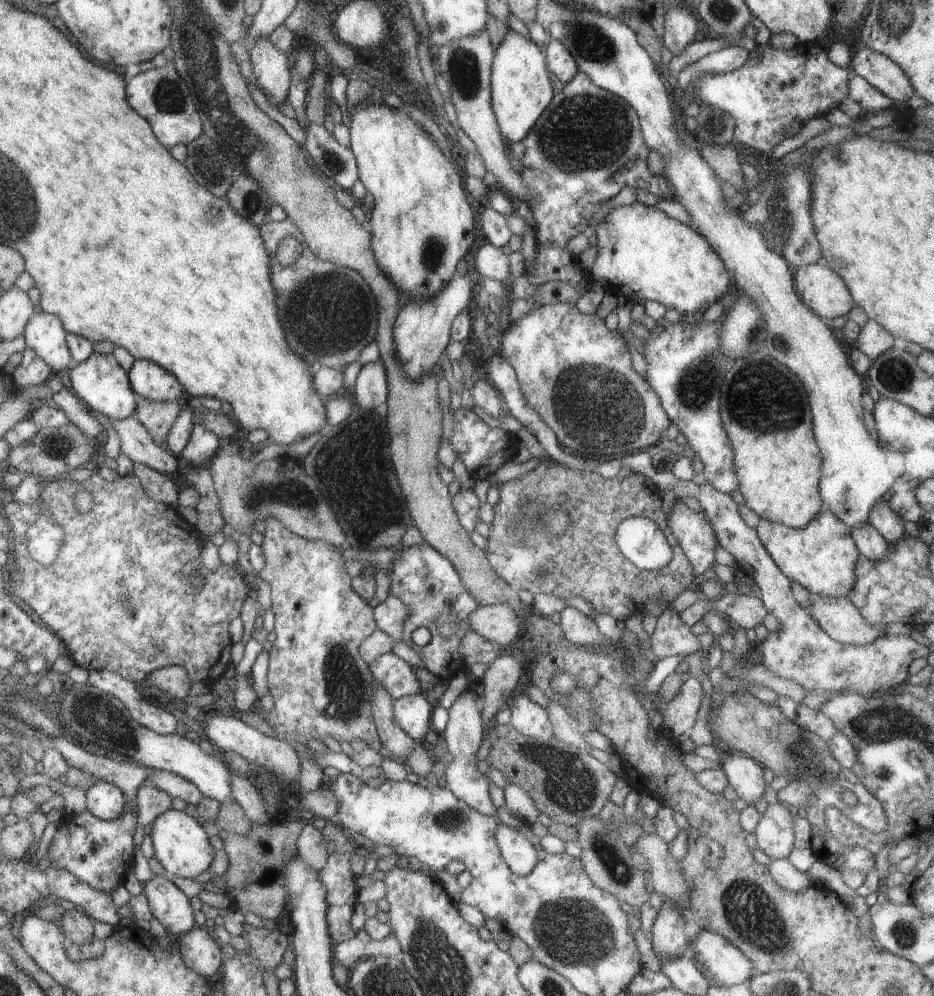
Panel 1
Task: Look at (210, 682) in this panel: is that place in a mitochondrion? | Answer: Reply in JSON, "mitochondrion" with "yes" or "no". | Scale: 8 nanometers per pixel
{"mitochondrion":"no"}

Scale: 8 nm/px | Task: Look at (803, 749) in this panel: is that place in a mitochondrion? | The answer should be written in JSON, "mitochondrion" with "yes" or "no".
{"mitochondrion":"yes"}

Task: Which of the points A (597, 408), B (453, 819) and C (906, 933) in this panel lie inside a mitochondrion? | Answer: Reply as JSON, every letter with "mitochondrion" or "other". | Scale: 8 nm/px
{"A":"mitochondrion","B":"mitochondrion","C":"mitochondrion"}

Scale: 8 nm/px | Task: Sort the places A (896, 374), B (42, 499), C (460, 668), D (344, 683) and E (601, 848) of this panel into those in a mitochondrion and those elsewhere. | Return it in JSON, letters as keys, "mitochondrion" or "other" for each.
{"A":"mitochondrion","B":"other","C":"other","D":"mitochondrion","E":"mitochondrion"}

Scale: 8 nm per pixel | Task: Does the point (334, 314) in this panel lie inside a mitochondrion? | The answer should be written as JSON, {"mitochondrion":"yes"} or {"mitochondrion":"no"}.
{"mitochondrion":"yes"}

